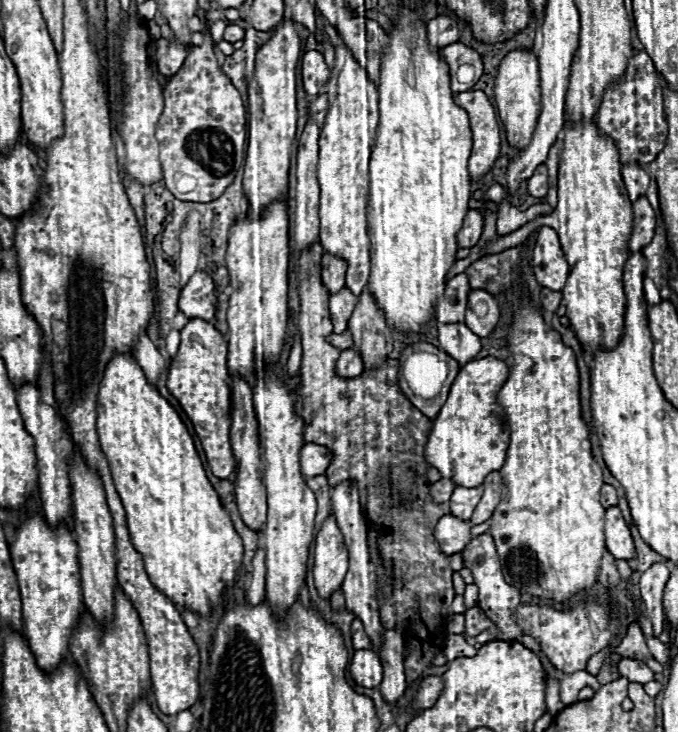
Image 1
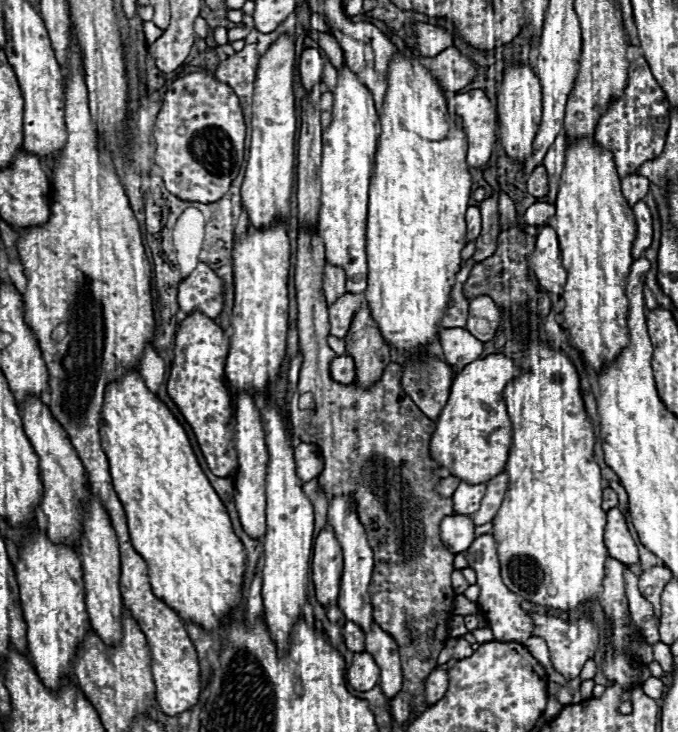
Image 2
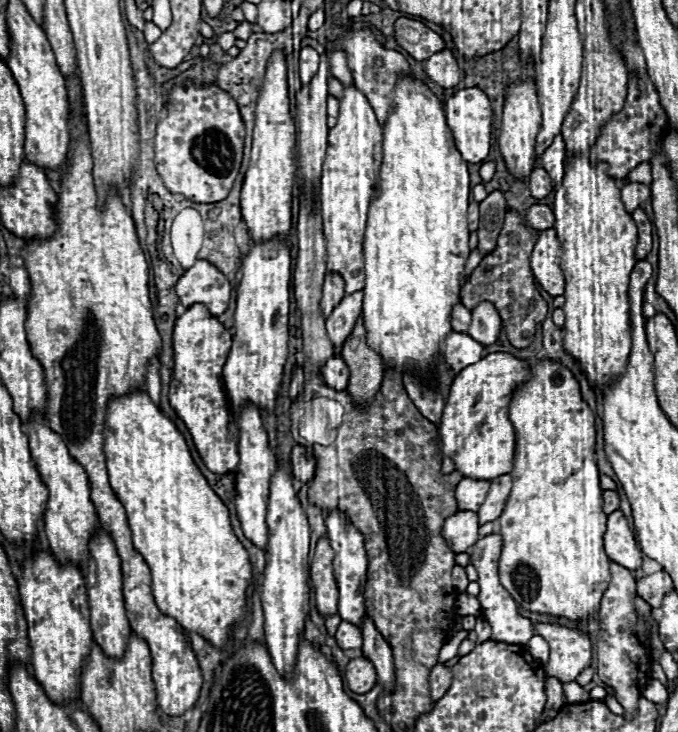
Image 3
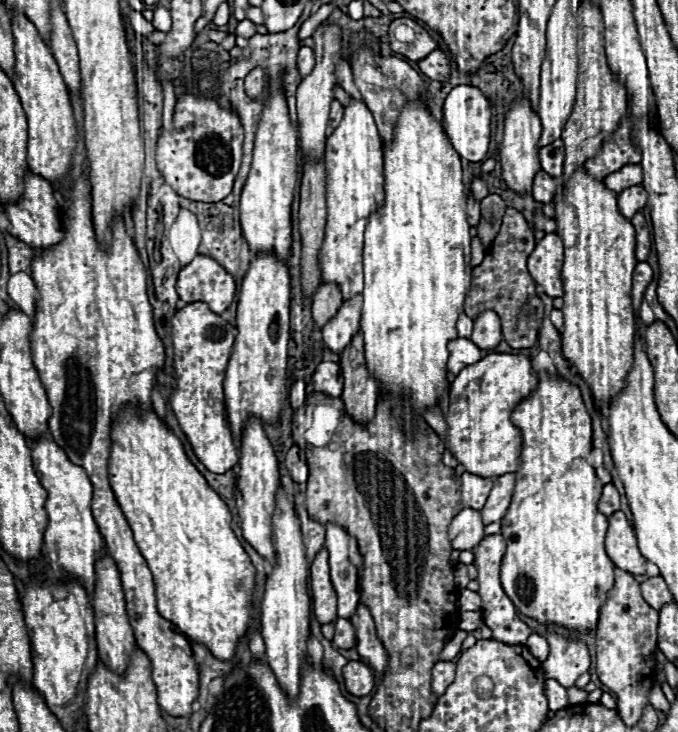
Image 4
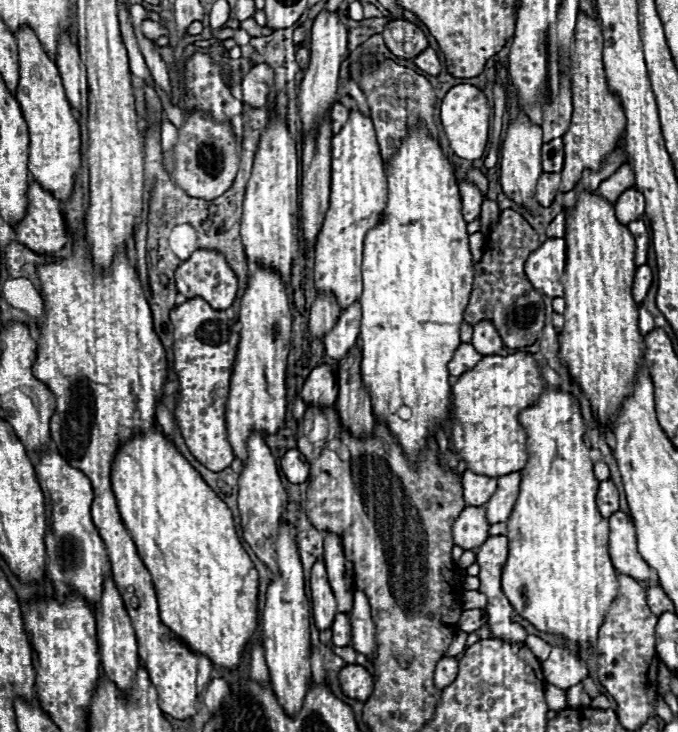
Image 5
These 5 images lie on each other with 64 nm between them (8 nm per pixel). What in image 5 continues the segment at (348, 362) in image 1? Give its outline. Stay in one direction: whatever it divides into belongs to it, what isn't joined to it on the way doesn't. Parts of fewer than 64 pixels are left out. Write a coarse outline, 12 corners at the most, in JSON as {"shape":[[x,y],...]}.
{"shape":[[316,366],[302,386],[306,404],[330,406],[338,398],[336,372]]}

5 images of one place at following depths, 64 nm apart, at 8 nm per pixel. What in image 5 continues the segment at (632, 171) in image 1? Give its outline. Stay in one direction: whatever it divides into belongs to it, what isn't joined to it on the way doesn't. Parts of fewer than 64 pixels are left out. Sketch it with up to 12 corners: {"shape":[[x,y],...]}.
{"shape":[[622,192],[614,210],[622,224],[644,214],[644,194]]}

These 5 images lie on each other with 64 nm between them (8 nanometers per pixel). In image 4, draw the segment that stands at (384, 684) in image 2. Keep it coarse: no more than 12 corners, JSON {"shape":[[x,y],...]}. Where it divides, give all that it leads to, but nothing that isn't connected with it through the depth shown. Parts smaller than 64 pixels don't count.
{"shape":[[364,604],[352,618],[356,648],[382,678],[388,652]]}

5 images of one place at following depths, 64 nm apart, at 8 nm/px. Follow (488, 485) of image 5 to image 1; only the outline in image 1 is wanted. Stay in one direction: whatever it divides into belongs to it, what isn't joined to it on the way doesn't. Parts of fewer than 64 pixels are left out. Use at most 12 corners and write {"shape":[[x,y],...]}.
{"shape":[[458,486],[450,514],[470,520],[480,502],[480,488]]}

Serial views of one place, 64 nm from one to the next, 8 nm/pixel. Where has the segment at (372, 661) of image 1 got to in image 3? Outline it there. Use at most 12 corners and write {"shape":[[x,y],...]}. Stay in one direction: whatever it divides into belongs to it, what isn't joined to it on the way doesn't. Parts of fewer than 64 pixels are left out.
{"shape":[[364,656],[346,666],[348,688],[366,694],[376,684],[376,668]]}

